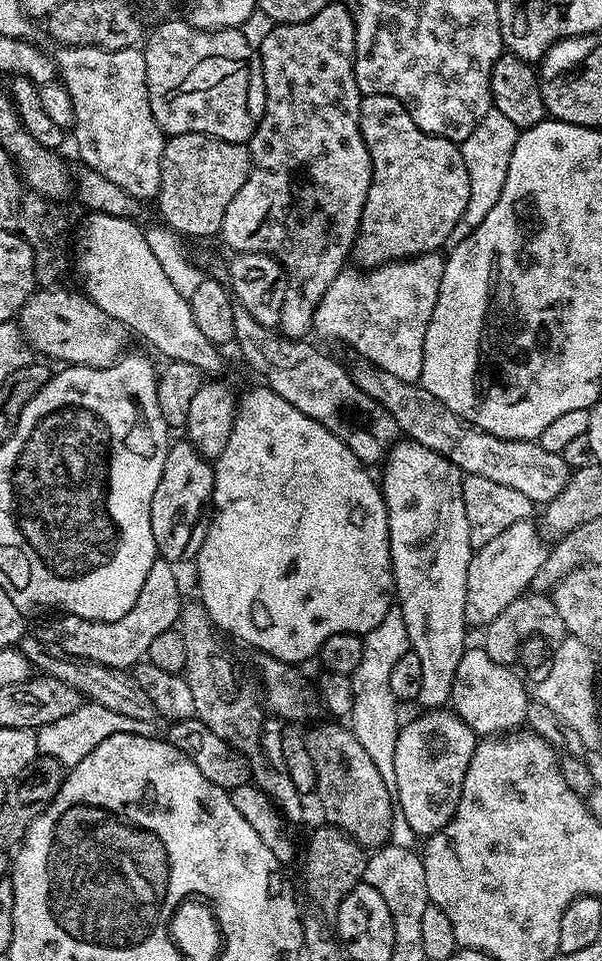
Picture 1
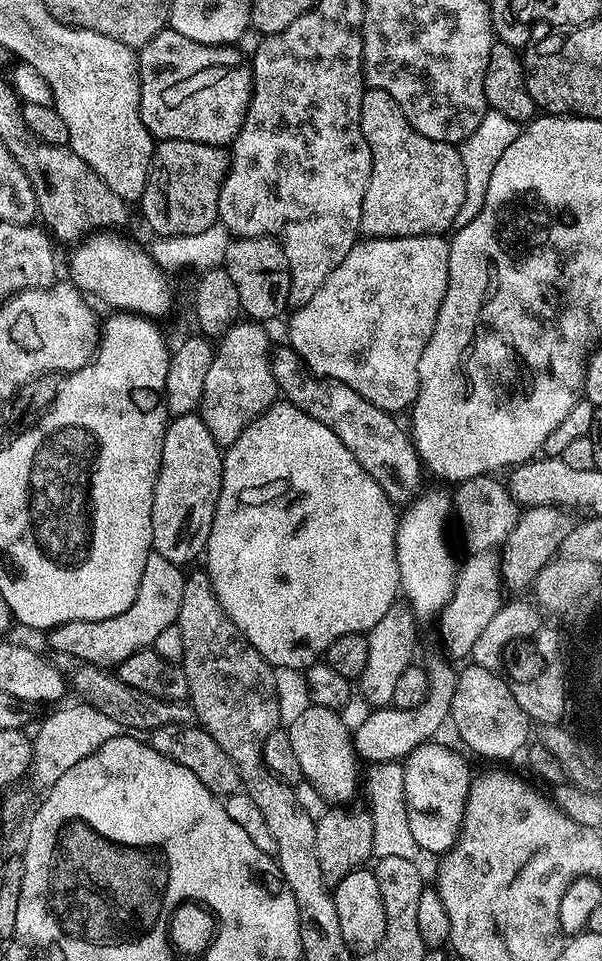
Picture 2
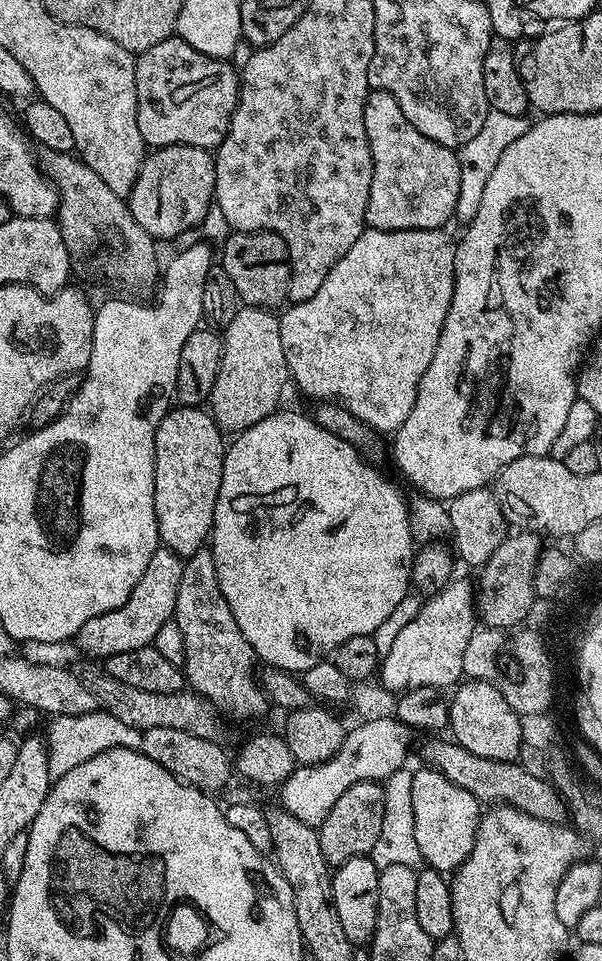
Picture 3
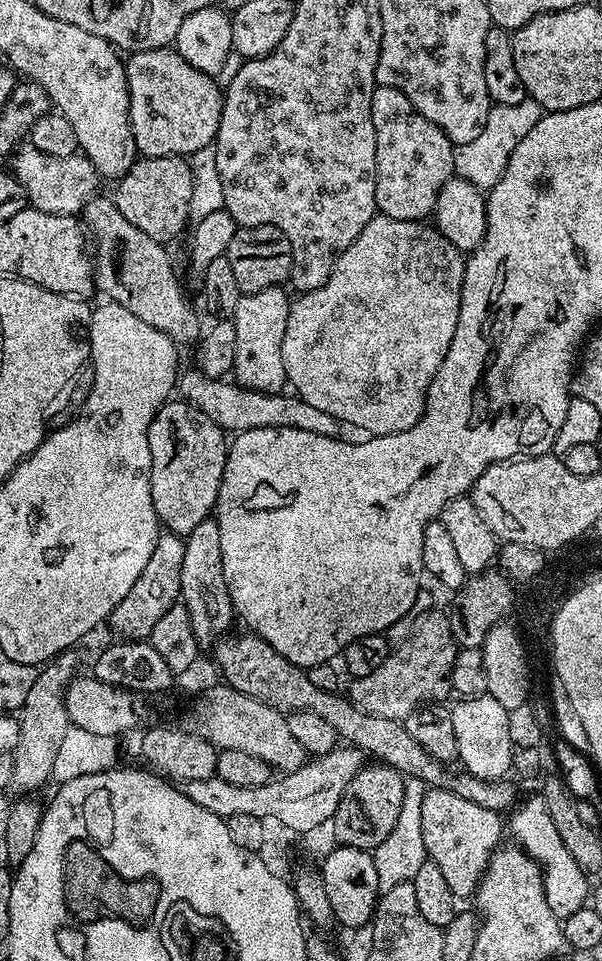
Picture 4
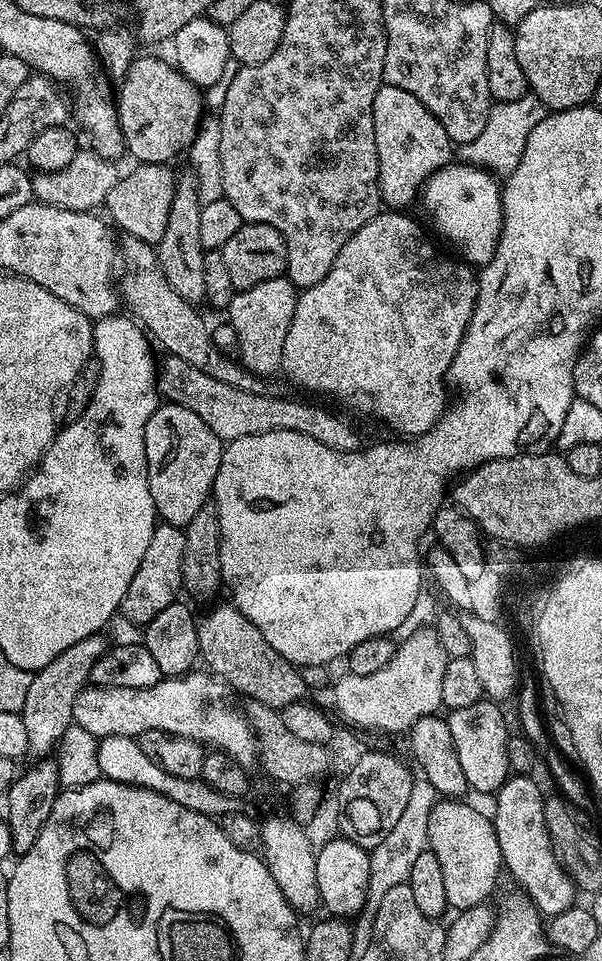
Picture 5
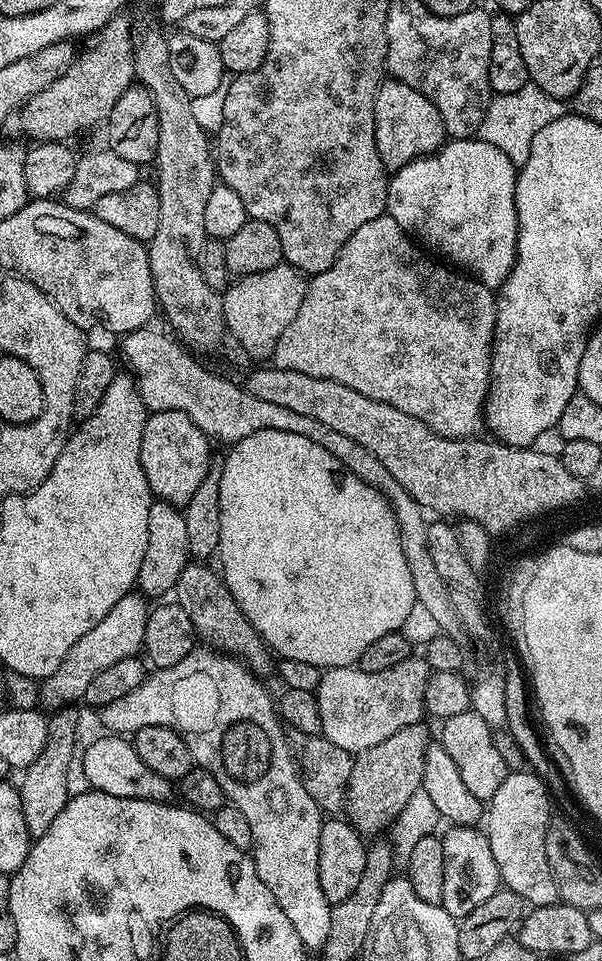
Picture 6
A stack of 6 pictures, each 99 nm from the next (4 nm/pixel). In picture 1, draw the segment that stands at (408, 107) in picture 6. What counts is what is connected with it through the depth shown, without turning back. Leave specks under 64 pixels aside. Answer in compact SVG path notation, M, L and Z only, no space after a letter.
M389 96L361 99L360 133L370 154L372 181L360 219L360 232L352 243L351 259L361 269L367 270L395 260L407 260L410 256L440 252L448 244L454 226L458 226L466 210L466 202L470 202L470 174L466 174L466 162L462 162L459 143L422 131L414 118L410 118L402 102Z

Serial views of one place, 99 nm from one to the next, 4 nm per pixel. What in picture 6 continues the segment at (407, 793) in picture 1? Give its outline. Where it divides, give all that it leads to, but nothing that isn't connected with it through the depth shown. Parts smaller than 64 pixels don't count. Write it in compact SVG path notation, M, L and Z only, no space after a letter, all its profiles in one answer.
M452 826L447 830L449 832L443 833L442 836L446 874L442 877L442 898L440 899L440 904L446 910L446 914L462 918L466 914L470 914L470 910L476 909L477 906L482 906L482 902L486 902L486 898L490 898L490 894L499 892L502 887L502 881L498 870L498 862L494 862L494 853L490 851L488 837L479 827L461 828Z

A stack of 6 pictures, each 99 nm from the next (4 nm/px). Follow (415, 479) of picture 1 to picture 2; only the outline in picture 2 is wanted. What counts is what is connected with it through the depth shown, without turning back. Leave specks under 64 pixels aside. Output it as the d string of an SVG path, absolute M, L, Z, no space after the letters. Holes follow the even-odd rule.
M421 491L399 513L396 525L396 557L400 567L400 592L412 615L417 621L424 622L439 617L450 602L456 585L458 560L452 557L452 548L448 545L448 536L444 527L454 504L444 492ZM444 660L427 661L428 693L418 706L410 710L401 708L375 709L371 714L372 728L366 725L355 725L354 743L356 754L364 762L400 762L411 754L418 746L429 743L432 736L443 724L449 723L454 702L454 686L456 685L457 669L451 668Z

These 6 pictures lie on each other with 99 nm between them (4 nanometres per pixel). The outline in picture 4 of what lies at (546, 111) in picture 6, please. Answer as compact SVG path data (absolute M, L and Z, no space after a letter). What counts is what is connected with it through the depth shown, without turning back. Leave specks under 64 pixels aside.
M525 98L522 102L514 102L514 106L502 106L493 104L490 114L486 114L486 126L471 142L455 145L452 149L454 154L454 173L459 179L470 182L474 187L487 190L506 174L506 166L510 162L510 154L514 154L514 146L538 126L538 122L546 115L538 102L531 98Z

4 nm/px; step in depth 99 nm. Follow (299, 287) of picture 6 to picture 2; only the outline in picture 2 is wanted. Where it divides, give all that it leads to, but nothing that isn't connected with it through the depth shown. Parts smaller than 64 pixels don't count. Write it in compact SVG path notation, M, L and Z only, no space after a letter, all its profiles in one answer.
M237 322L215 345L198 415L221 449L227 450L249 422L277 403L278 389L270 363L268 332L264 328L267 327L260 322Z

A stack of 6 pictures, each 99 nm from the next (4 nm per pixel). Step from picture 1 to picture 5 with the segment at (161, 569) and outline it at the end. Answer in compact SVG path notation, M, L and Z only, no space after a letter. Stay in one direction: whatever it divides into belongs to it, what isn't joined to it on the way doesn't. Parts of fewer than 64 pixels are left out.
M163 522L157 523L154 534L150 534L150 543L146 546L146 555L142 557L142 566L130 578L130 586L120 603L120 612L132 624L149 624L166 606L177 603L181 595L184 579L182 578L182 558L186 550L184 528Z

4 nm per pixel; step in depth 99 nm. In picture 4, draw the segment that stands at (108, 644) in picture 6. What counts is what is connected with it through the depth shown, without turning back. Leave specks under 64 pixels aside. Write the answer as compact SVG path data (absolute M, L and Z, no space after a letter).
M75 651L60 653L55 660L48 661L37 671L34 686L30 686L30 694L26 694L26 702L20 707L18 719L18 746L10 753L14 774L11 791L20 794L36 794L36 791L52 780L54 758L58 755L58 746L62 746L62 737L70 727L66 714L64 690L77 675Z

